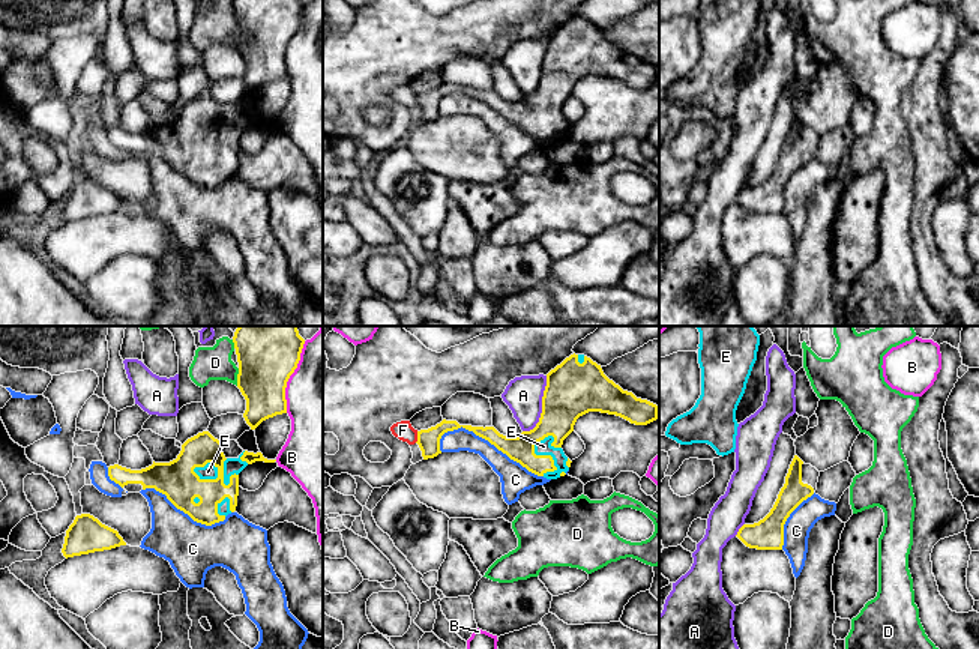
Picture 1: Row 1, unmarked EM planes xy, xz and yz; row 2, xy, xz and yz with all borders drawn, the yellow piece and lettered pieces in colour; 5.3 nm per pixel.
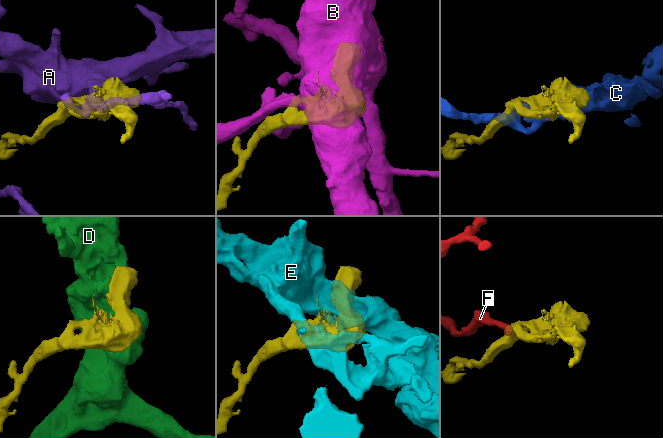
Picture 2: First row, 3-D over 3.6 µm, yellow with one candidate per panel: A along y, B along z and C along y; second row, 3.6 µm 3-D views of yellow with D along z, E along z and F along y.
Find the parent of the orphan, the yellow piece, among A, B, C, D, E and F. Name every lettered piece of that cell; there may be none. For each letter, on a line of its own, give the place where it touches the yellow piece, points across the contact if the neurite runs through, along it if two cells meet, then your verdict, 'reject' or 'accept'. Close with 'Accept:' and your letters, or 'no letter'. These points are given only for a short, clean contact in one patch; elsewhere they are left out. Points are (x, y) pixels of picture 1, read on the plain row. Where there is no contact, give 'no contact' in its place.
A: xz (542, 71) | reject
B: xy (289, 41) | reject
C: xz (491, 107) | reject
D: xy (237, 41) | reject
E: xz (544, 119) | accept
F: xz (418, 101) | along xz (418, 95), (415, 105) | reject
Accept: E

